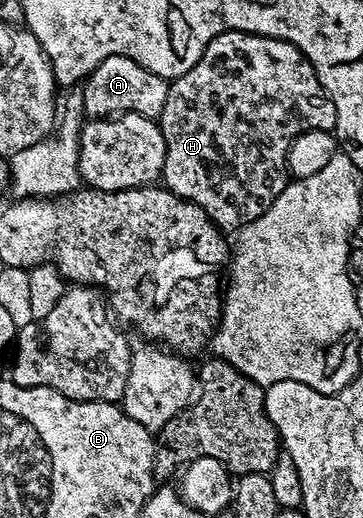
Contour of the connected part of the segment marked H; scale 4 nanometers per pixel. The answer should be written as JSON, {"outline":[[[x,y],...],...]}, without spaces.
{"outline":[[[223,32],[209,41],[206,50],[203,51],[203,56],[190,70],[168,83],[165,110],[161,110],[157,123],[165,138],[165,166],[161,177],[162,183],[175,196],[180,196],[201,206],[201,210],[205,210],[205,214],[209,214],[211,221],[220,230],[228,230],[227,228],[238,230],[249,222],[261,218],[261,214],[265,214],[265,210],[269,210],[269,206],[273,206],[277,194],[281,194],[281,190],[285,190],[285,186],[289,182],[287,155],[292,142],[303,132],[311,129],[327,132],[334,129],[335,107],[331,99],[327,97],[327,91],[321,86],[314,66],[303,57],[303,51],[297,46],[284,40],[274,40],[268,36],[252,36],[250,32]]]}

